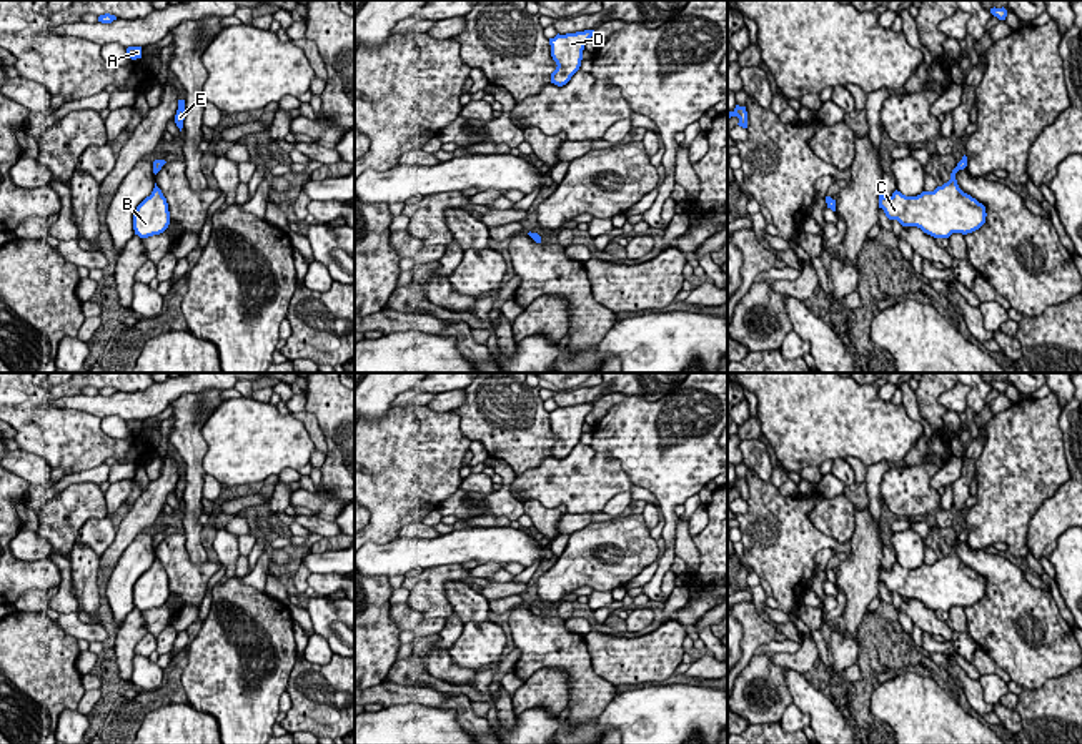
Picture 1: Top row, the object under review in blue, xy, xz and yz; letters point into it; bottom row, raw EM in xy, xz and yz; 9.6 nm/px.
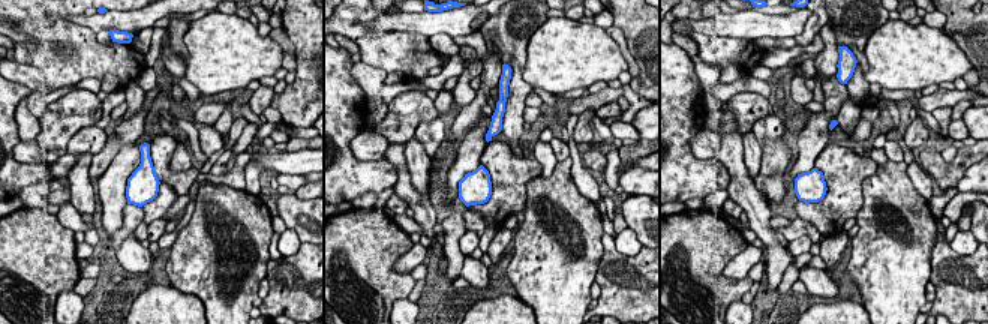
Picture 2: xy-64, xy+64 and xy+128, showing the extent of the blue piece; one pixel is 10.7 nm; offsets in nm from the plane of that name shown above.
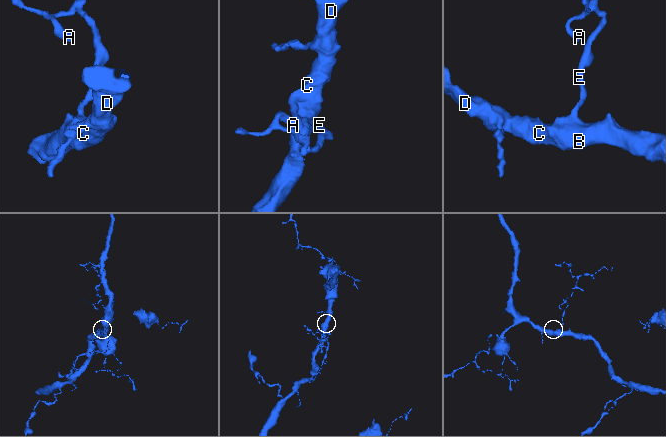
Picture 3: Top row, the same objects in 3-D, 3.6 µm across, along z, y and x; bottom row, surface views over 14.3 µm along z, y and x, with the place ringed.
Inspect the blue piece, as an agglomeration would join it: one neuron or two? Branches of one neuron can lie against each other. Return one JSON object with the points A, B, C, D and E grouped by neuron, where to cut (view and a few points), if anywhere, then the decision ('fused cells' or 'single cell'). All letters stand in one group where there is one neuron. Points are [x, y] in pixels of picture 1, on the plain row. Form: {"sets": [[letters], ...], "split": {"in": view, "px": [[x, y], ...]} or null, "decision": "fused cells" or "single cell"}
{"sets": [["A", "B", "C", "D", "E"]], "split": null, "decision": "single cell"}

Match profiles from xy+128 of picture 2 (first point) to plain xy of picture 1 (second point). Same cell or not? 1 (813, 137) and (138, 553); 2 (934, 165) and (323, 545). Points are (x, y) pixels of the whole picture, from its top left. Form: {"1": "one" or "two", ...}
{"1": "one", "2": "one"}

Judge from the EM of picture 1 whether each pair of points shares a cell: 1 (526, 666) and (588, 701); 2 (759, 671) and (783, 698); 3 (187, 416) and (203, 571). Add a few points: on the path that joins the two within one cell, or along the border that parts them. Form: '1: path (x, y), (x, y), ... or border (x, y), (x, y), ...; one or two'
1: path (546, 659), (563, 659), (583, 681); one
2: path (763, 678), (776, 691); one
3: border (183, 535), (188, 558), (193, 563), (205, 563); two

